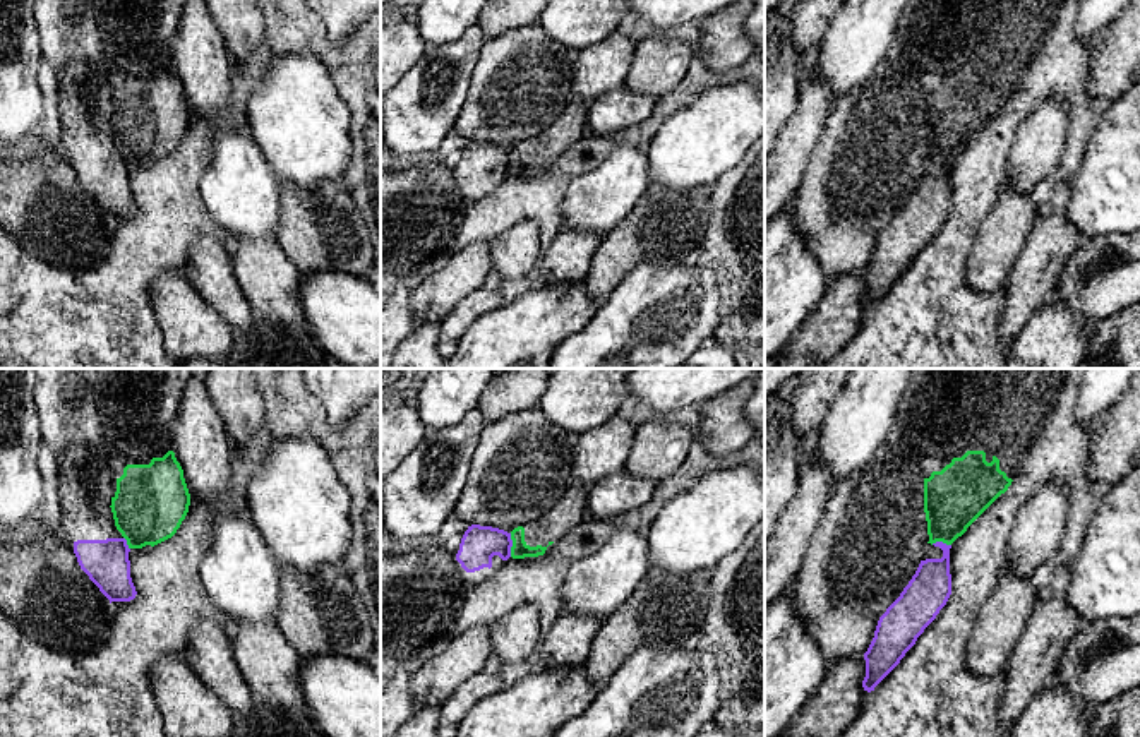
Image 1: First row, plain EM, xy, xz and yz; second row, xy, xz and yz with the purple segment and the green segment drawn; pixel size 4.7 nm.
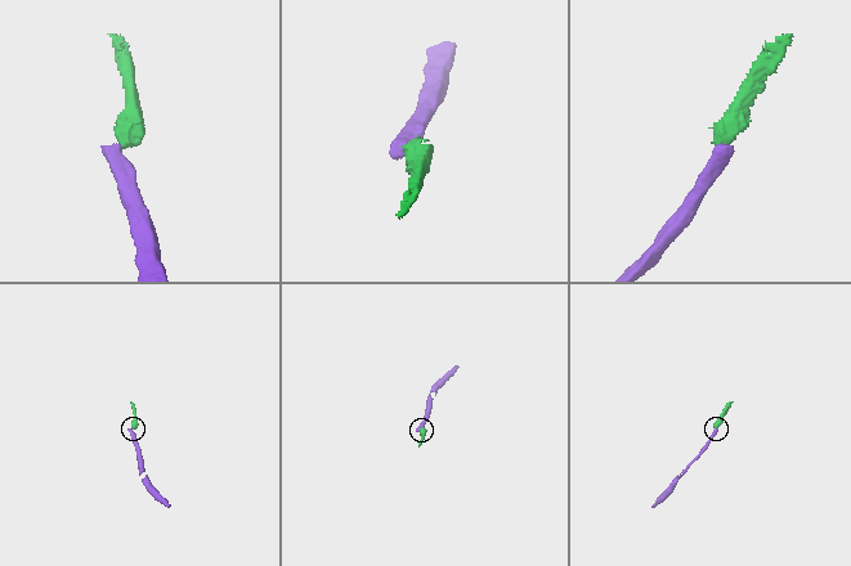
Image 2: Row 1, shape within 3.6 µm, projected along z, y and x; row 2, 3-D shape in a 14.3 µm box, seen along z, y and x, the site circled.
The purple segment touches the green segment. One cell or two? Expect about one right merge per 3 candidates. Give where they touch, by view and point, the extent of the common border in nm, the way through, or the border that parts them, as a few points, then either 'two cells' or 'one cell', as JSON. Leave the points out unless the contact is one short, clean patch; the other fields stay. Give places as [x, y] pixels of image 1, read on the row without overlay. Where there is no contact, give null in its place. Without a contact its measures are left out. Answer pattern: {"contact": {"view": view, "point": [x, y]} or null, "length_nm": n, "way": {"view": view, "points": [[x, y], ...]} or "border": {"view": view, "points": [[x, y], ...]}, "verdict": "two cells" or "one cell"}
{"contact": {"view": "xz", "point": [511, 161]}, "length_nm": 110, "border": {"view": "xz", "points": [[510, 149], [511, 172]]}, "verdict": "two cells"}

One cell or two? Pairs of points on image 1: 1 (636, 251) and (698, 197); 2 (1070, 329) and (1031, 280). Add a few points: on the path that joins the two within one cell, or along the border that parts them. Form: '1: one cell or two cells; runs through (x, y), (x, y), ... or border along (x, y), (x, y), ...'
1: one cell; runs through (652, 235), (683, 213)
2: two cells; border along (1051, 295), (1022, 329)

